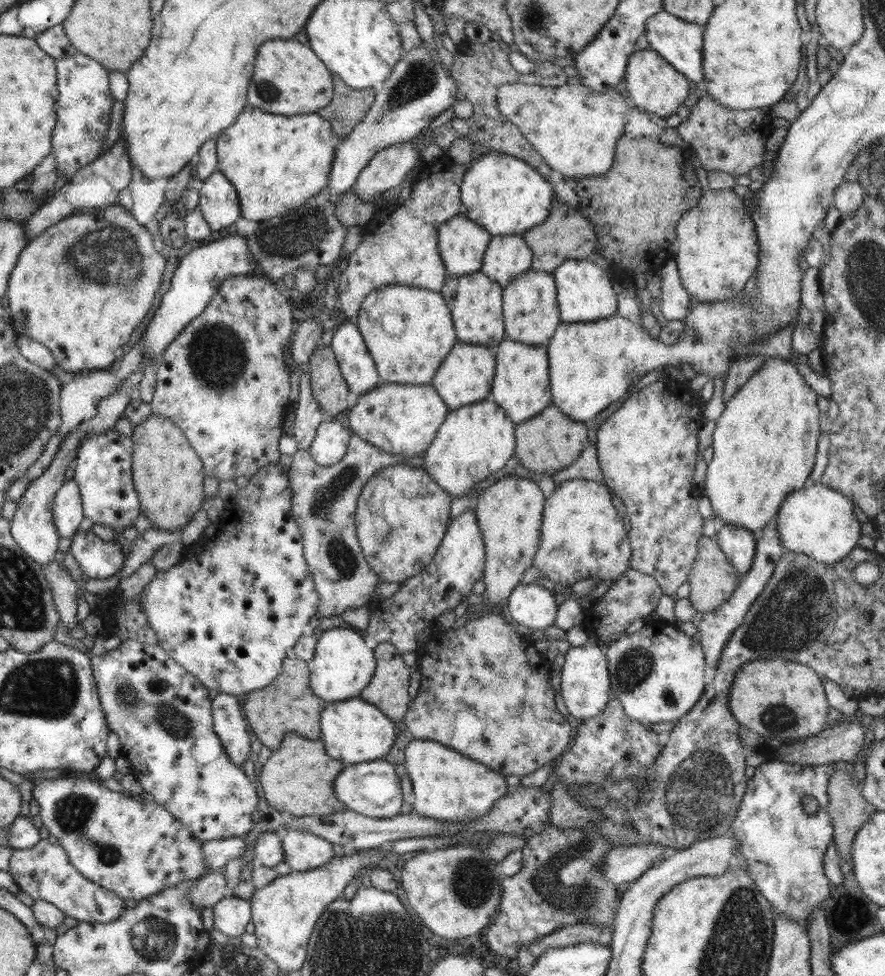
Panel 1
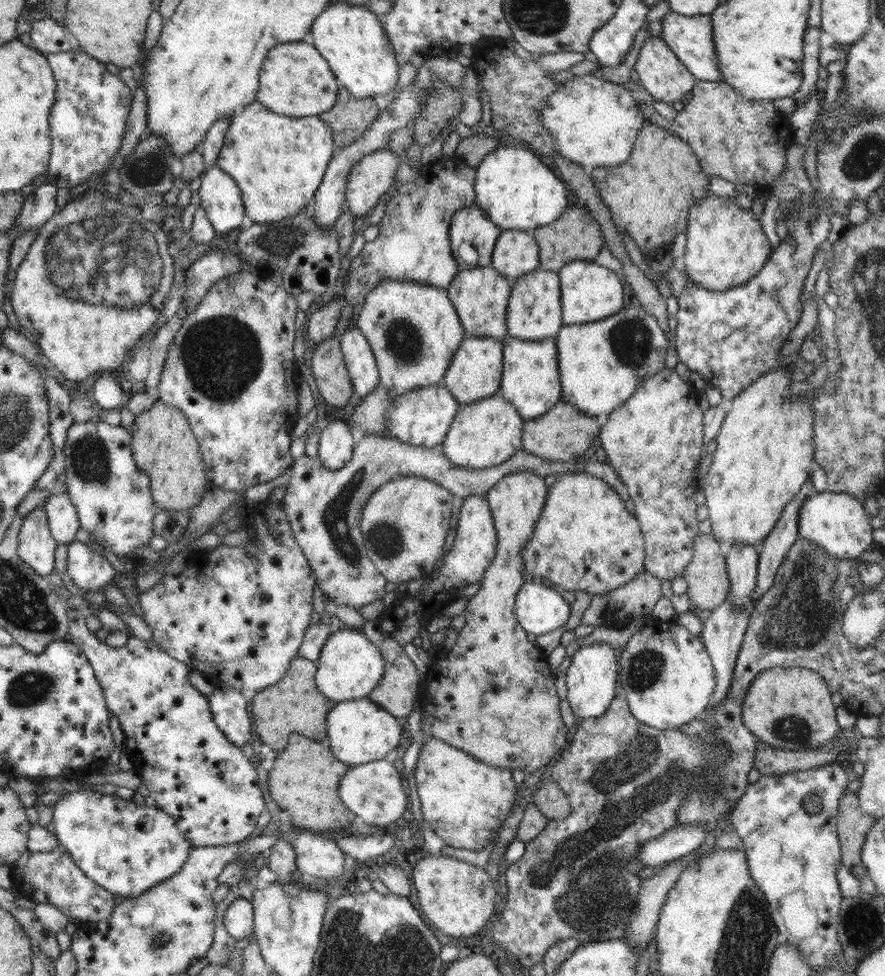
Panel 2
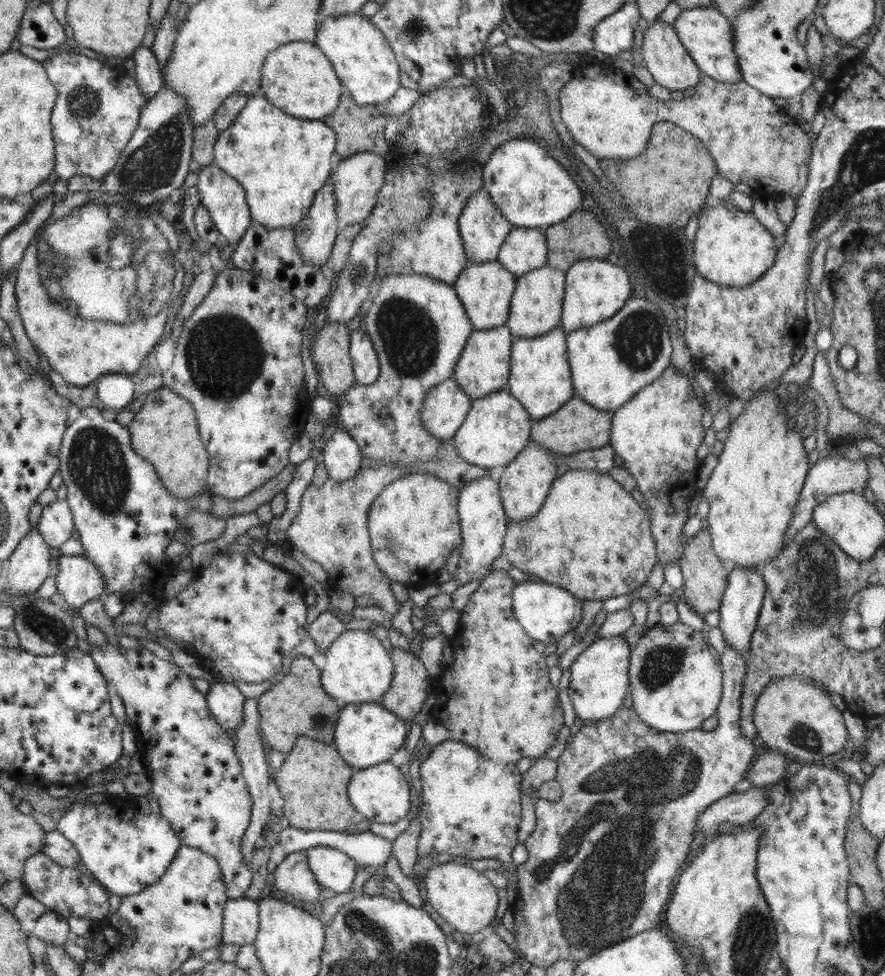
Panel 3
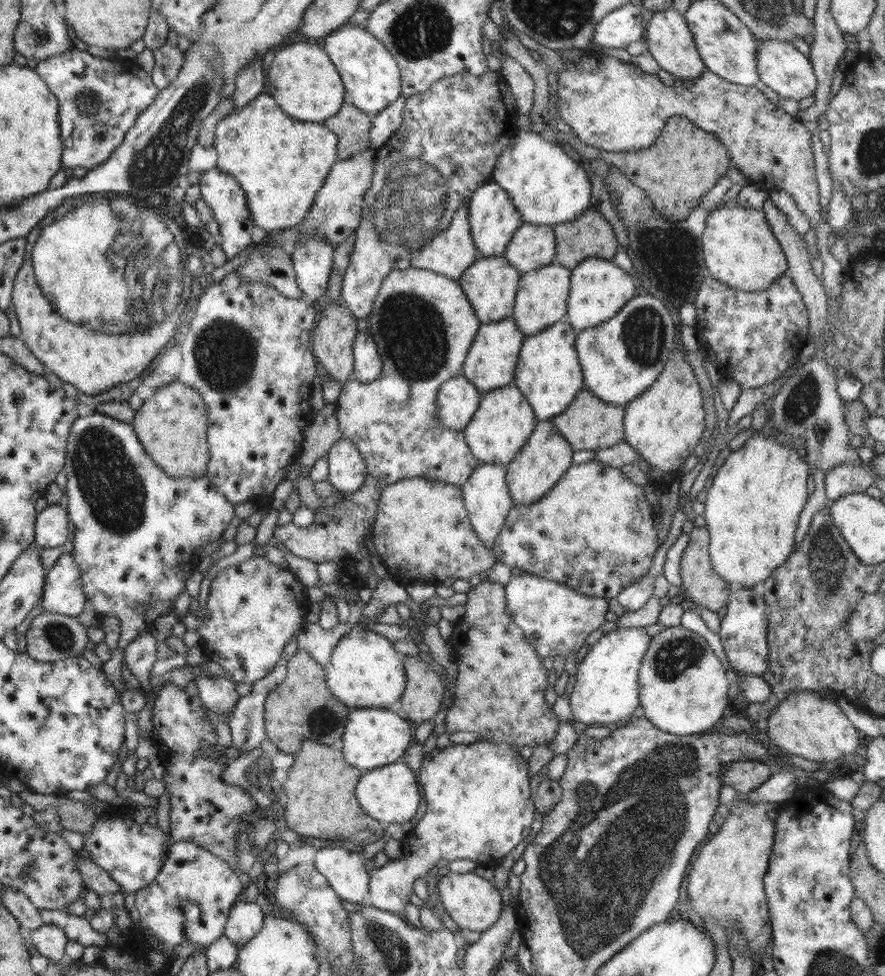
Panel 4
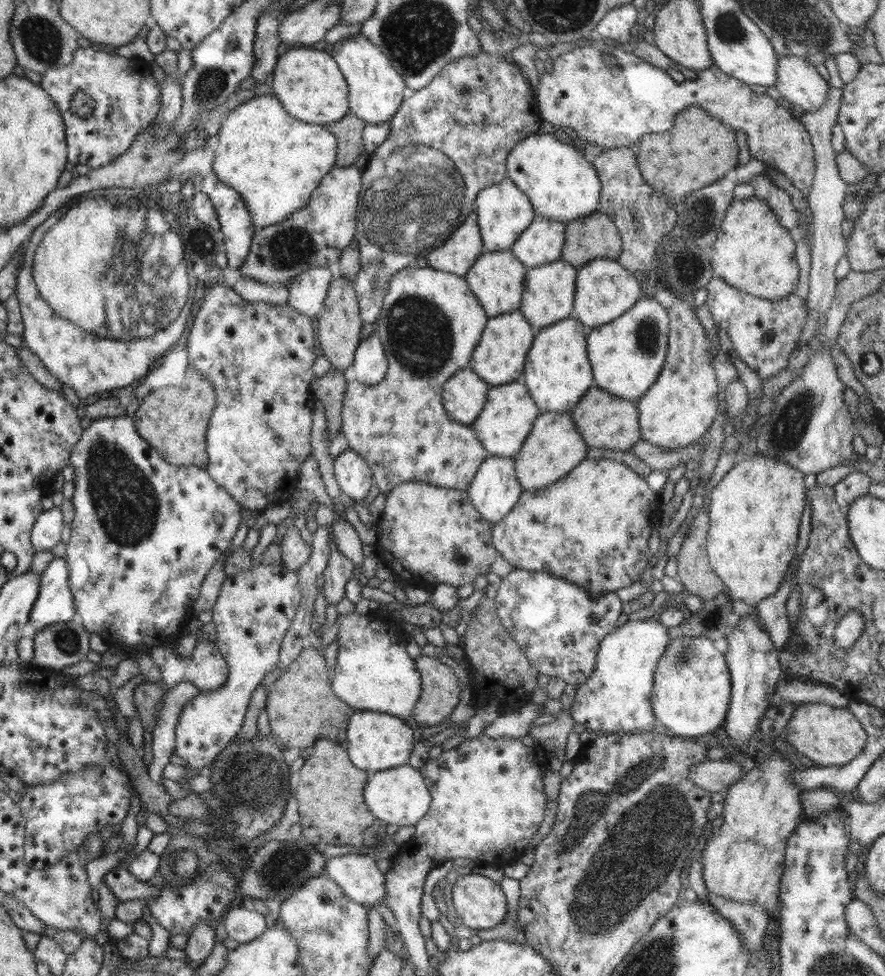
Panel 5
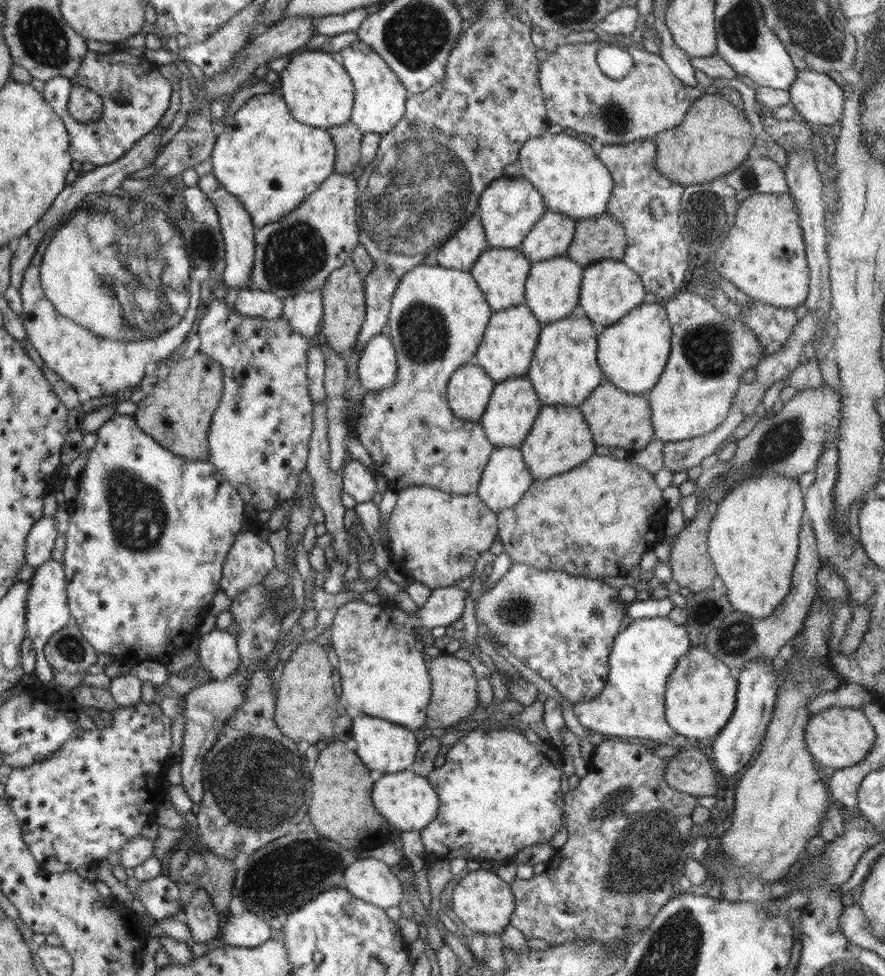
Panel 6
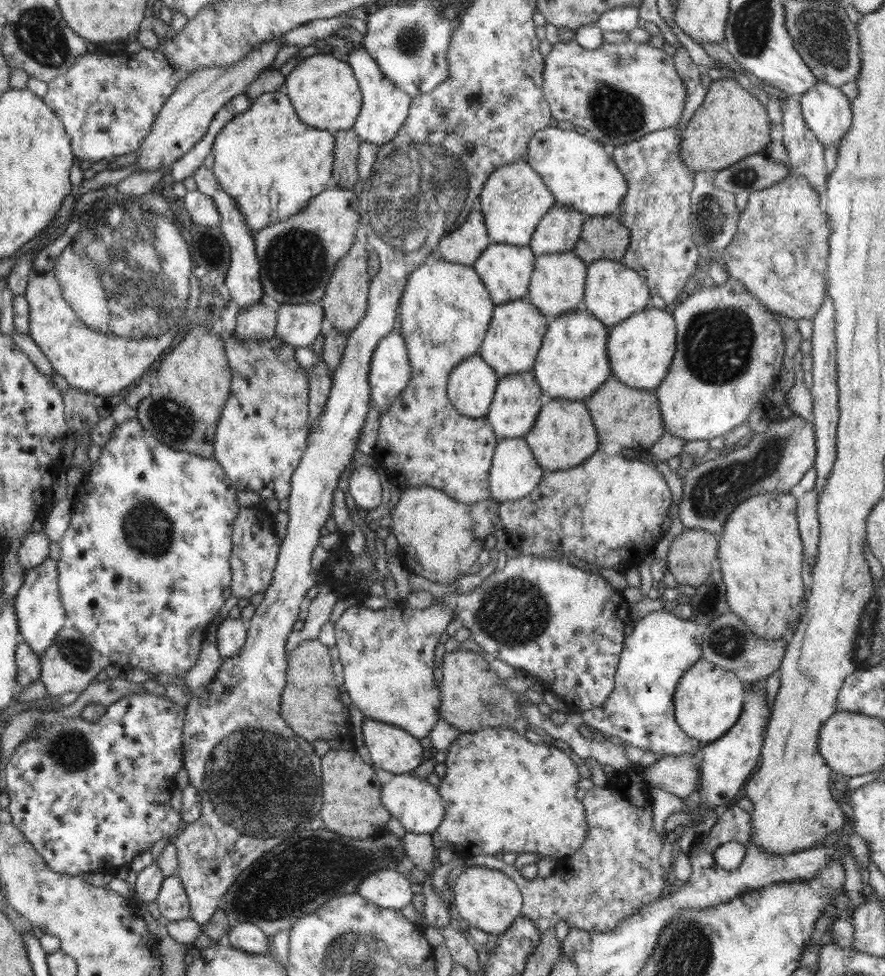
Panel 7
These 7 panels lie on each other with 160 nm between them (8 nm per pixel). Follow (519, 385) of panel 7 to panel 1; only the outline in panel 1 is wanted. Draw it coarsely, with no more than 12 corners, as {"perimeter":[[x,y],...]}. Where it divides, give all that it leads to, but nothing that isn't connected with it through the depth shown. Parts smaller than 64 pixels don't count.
{"perimeter":[[490,398],[448,411],[423,469],[452,498],[514,457]]}

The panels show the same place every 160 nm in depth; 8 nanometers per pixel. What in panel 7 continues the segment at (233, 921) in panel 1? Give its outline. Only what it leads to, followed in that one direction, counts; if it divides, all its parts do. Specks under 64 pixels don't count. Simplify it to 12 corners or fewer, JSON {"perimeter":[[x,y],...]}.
{"perimeter":[[252,922],[229,927],[226,943],[270,953],[267,934]]}

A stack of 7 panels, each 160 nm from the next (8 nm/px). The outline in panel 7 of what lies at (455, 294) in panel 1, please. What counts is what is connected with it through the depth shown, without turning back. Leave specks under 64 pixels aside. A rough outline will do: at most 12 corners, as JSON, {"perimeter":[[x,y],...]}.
{"perimeter":[[491,242],[473,264],[495,305],[527,298],[535,254]]}

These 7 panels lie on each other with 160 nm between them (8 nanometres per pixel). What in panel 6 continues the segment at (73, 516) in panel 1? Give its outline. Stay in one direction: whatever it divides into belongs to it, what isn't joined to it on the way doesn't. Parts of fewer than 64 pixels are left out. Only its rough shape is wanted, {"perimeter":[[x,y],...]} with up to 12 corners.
{"perimeter":[[54,516],[38,519],[25,540],[26,566],[51,559]]}

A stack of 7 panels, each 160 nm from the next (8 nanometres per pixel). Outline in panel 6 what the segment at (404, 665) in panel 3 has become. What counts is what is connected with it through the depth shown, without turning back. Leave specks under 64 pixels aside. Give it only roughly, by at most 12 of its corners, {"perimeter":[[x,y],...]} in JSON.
{"perimeter":[[442,653],[427,663],[425,727],[439,732],[480,707],[469,663]]}

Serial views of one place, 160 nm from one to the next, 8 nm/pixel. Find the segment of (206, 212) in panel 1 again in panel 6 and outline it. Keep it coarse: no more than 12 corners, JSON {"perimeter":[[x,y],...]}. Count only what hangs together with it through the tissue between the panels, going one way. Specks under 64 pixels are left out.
{"perimeter":[[212,172],[197,187],[212,201],[226,250],[224,282],[247,287],[255,230],[244,205]]}

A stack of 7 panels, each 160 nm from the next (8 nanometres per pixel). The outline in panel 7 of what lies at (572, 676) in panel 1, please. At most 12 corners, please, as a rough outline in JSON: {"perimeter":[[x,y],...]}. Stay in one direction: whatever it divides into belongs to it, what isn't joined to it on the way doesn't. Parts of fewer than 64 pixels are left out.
{"perimeter":[[666,610],[624,638],[614,688],[585,724],[658,759],[705,743],[674,694],[702,657],[694,618]]}

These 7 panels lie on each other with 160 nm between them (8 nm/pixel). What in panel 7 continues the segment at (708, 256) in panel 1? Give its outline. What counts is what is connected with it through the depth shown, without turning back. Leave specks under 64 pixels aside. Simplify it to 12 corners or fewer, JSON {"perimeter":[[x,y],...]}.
{"perimeter":[[792,172],[751,192],[720,252],[770,311],[828,295],[822,194]]}

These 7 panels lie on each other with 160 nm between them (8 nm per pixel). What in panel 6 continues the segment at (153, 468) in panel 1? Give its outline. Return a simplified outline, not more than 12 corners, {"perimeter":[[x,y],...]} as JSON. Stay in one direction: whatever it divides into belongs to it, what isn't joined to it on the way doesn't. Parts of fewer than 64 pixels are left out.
{"perimeter":[[199,349],[137,402],[144,434],[208,462],[221,365]]}

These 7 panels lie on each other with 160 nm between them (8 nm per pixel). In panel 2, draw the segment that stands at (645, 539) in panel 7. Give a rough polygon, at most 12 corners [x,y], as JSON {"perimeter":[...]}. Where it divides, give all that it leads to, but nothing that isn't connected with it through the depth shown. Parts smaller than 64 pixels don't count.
{"perimeter":[[584,472],[547,489],[524,566],[604,597],[646,572],[637,518]]}

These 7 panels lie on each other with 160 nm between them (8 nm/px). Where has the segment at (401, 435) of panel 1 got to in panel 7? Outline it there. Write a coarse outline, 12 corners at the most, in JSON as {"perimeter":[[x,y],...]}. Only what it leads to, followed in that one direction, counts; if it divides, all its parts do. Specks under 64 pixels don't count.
{"perimeter":[[476,354],[450,371],[460,414],[485,417],[499,379]]}

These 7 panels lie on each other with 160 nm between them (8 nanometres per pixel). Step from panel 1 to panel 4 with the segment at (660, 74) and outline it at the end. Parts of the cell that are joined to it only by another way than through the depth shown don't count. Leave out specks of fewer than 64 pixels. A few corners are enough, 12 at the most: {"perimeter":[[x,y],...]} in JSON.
{"perimeter":[[655,12],[645,34],[658,66],[674,79],[707,69],[684,15]]}

